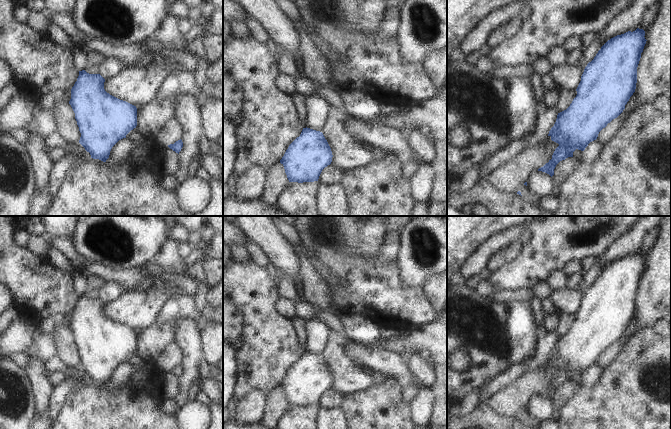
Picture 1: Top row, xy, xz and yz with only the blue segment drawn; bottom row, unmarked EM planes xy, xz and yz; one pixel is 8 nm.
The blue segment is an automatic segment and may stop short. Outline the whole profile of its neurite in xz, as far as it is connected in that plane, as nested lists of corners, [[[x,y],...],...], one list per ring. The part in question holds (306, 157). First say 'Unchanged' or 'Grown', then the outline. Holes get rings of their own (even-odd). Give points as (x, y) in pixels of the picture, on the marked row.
Unchanged. [[[303,128],[288,147],[280,163],[289,182],[318,181],[322,170],[331,164],[332,151],[320,131]]]

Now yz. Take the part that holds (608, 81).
Unchanged. [[[637,28],[608,40],[598,51],[594,59],[587,64],[576,89],[577,95],[570,106],[558,113],[554,126],[549,131],[551,140],[558,143],[552,159],[538,171],[551,177],[556,165],[578,149],[584,151],[588,144],[597,139],[599,132],[625,109],[636,89],[637,67],[646,44],[645,31]]]

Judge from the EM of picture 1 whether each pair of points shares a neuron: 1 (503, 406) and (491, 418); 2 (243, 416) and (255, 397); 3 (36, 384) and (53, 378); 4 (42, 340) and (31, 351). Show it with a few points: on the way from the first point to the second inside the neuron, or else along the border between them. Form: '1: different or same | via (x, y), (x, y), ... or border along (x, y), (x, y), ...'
1: different | border along (486, 403), (500, 415), (516, 416)
2: same | via (247, 411), (254, 402)
3: different | border along (48, 374), (48, 382), (53, 387)
4: same | via (39, 343), (34, 348)

